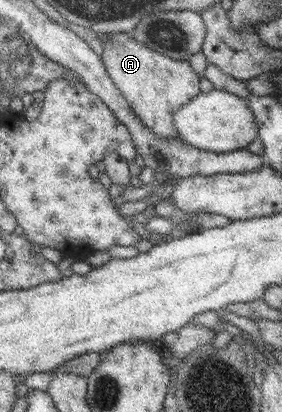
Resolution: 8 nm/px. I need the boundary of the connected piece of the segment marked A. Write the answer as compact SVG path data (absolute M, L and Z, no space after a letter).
M130 33L102 36L103 64L139 121L158 137L179 137L174 114L201 92L201 77L188 61L173 60L138 43Z

